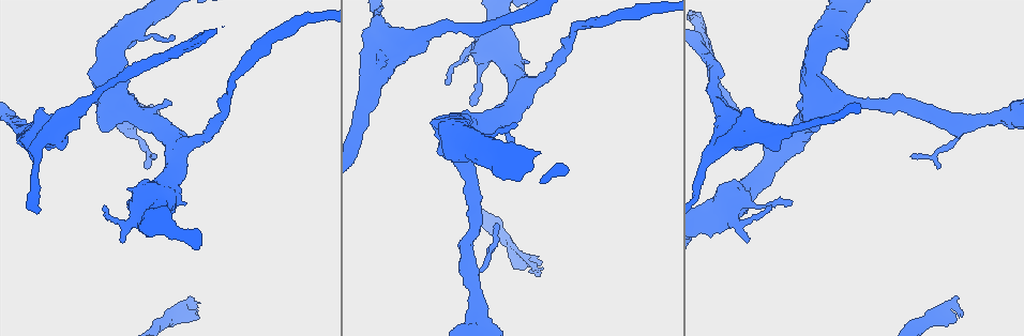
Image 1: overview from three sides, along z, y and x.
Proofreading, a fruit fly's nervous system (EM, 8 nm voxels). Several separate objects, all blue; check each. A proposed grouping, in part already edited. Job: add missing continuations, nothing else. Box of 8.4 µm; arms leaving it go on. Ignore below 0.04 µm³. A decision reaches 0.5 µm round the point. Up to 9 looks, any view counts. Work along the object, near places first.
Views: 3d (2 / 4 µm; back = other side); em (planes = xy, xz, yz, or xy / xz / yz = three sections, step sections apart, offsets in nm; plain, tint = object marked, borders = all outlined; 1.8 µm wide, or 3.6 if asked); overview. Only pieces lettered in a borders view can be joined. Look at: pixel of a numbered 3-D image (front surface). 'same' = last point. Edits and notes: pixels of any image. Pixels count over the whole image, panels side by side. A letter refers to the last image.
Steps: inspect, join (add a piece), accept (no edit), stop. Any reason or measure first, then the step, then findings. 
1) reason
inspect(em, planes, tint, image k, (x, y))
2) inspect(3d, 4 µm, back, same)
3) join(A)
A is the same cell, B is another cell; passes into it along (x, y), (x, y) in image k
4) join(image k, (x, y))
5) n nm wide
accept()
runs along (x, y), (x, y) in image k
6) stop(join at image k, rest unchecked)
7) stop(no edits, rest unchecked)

thick end
inspect(3d, 2 µm, back, image 1, (447, 159))

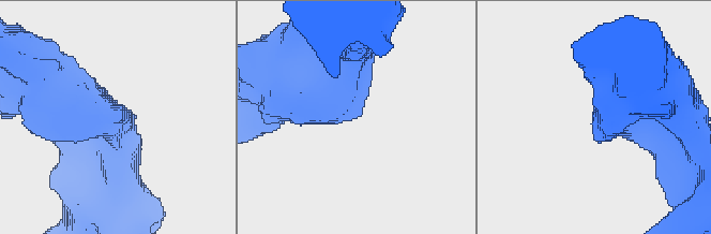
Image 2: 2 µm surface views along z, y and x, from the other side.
inspect(em, planes, borders, image 2, (358, 110))

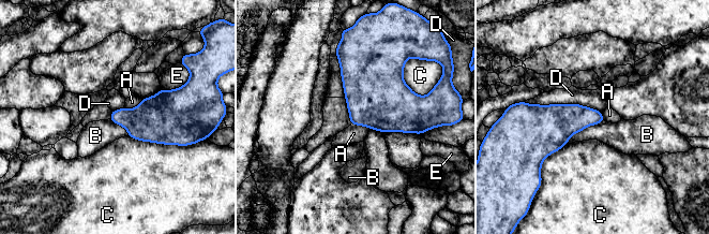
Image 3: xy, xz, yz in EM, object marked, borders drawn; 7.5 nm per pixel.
D touches over 600 nm
accept()
A, B, C, D and E are other cells; border along (604, 120), (574, 133), (567, 144) in image 3; no lettered piece goes on from it

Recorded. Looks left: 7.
branch stops here
inspect(3d, 4 µm, image 1, (172, 34))

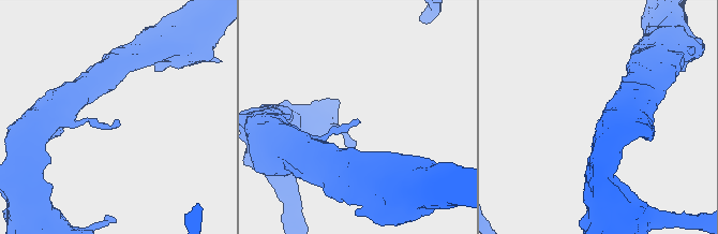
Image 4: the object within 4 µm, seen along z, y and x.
shape alone is not enough
inspect(em, 3.6 µm, planes, borders, image 4, (358, 121))

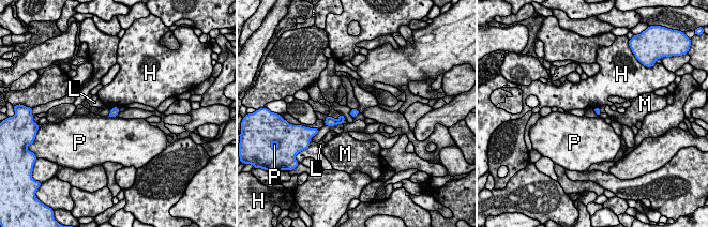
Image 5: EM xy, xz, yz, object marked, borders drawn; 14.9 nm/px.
accept()
H, L, M and P are other cells; border along (117, 106), (111, 108) in image 5; no lettered piece goes on from it

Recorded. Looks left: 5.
sudden change in width
inspect(3d, 2 µm, image 1, (38, 154))

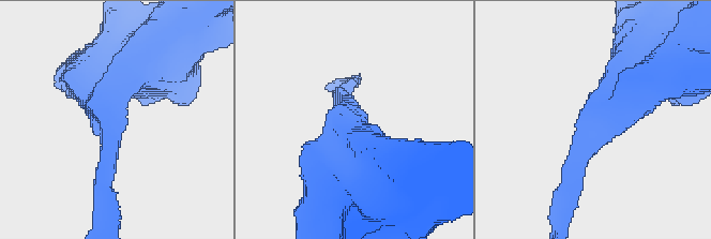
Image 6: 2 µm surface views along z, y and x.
shape alone is not enough
inspect(em, xy, step 16, tint, image 6, (591, 122))

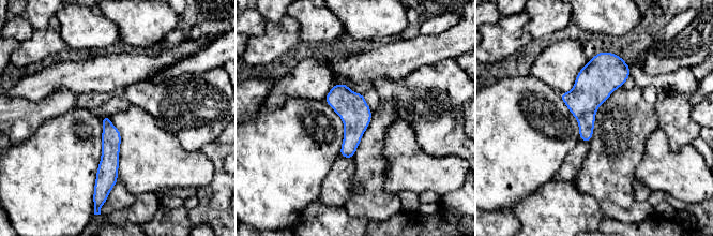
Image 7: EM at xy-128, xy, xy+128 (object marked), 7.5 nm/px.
inspect(em, xz, step 8, borders, same)

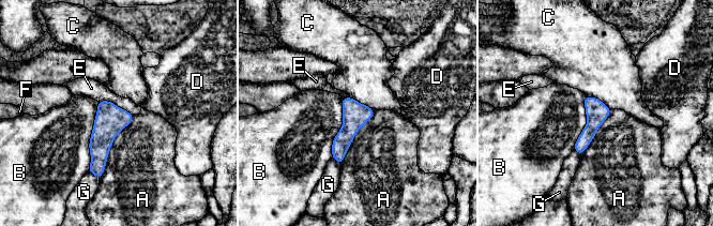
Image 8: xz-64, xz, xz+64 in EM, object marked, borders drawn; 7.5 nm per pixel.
170 nm wide
accept()
A, B, C, D, E, F and G are other cells; border along (97, 101), (111, 101), (133, 116) in image 8; no lettered piece goes on from it

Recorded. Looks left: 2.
an open end
inspect(em, planes, borders, image 1, (121, 241))

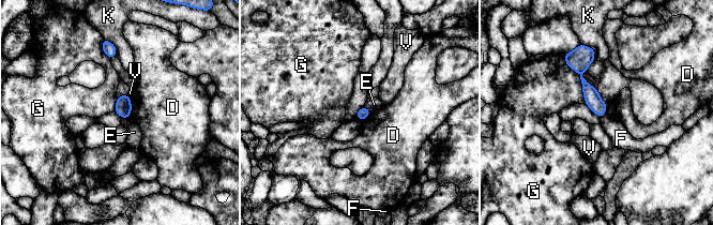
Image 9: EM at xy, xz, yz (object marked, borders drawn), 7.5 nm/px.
accept()
D, E, F, G, K and V are other cells; none of them fits

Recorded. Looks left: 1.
stop(no edits, rest unchecked)

